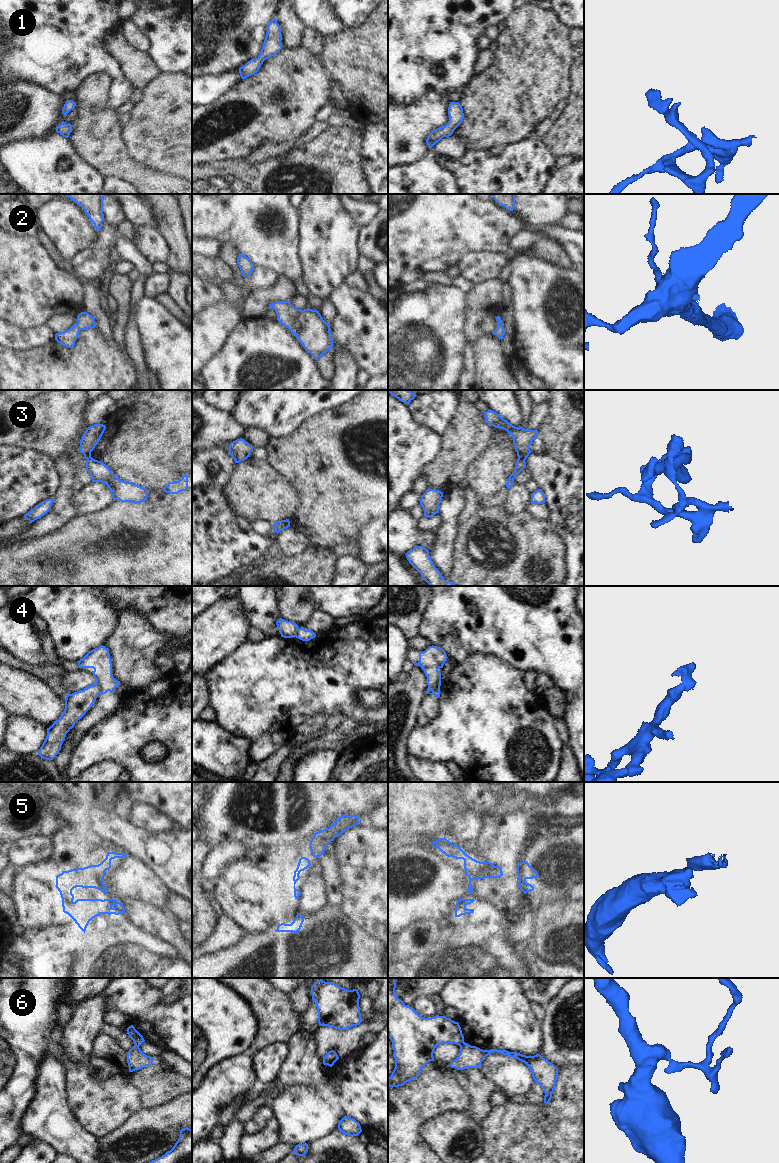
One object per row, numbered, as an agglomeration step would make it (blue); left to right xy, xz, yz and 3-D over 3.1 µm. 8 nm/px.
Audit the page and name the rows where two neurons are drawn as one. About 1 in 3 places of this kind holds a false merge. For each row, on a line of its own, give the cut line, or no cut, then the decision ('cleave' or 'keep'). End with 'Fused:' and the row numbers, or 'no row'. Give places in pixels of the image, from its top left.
1: no cut | keep
2: no cut | keep
3: yz (518, 457), (524, 460) | cleave
4: xy (95, 683), (101, 692) | cleave
5: no cut | keep
6: yz (464, 1042), (460, 1046) | cleave
Fused: 3, 4, 6

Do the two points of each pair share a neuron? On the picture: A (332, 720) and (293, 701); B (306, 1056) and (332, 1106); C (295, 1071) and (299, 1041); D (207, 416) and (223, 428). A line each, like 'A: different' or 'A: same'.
A: different
B: different
C: same
D: same

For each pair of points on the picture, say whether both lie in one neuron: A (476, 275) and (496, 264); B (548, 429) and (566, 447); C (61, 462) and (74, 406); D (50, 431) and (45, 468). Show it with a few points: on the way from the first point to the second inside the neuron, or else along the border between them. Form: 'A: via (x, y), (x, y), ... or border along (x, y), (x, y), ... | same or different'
A: via (481, 270), (486, 265), (491, 265) | same
B: via (552, 433), (562, 443) | same
C: border along (54, 460), (59, 457), (66, 457), (74, 472) | different
D: border along (24, 448), (30, 448), (47, 454), (54, 460) | different

